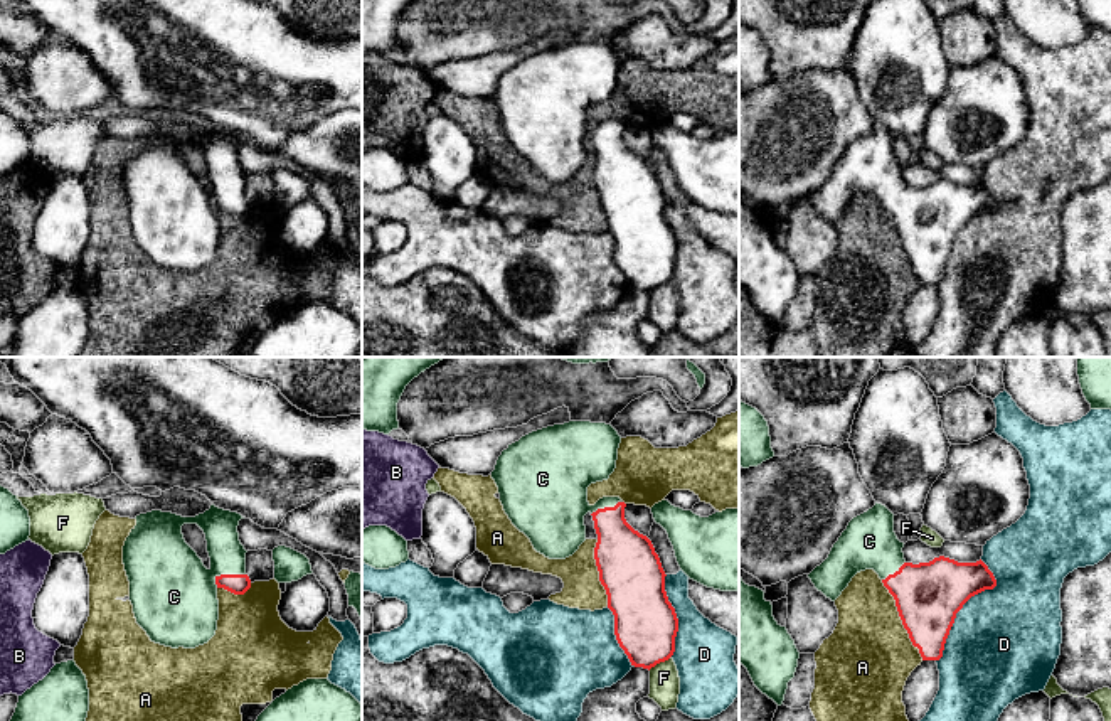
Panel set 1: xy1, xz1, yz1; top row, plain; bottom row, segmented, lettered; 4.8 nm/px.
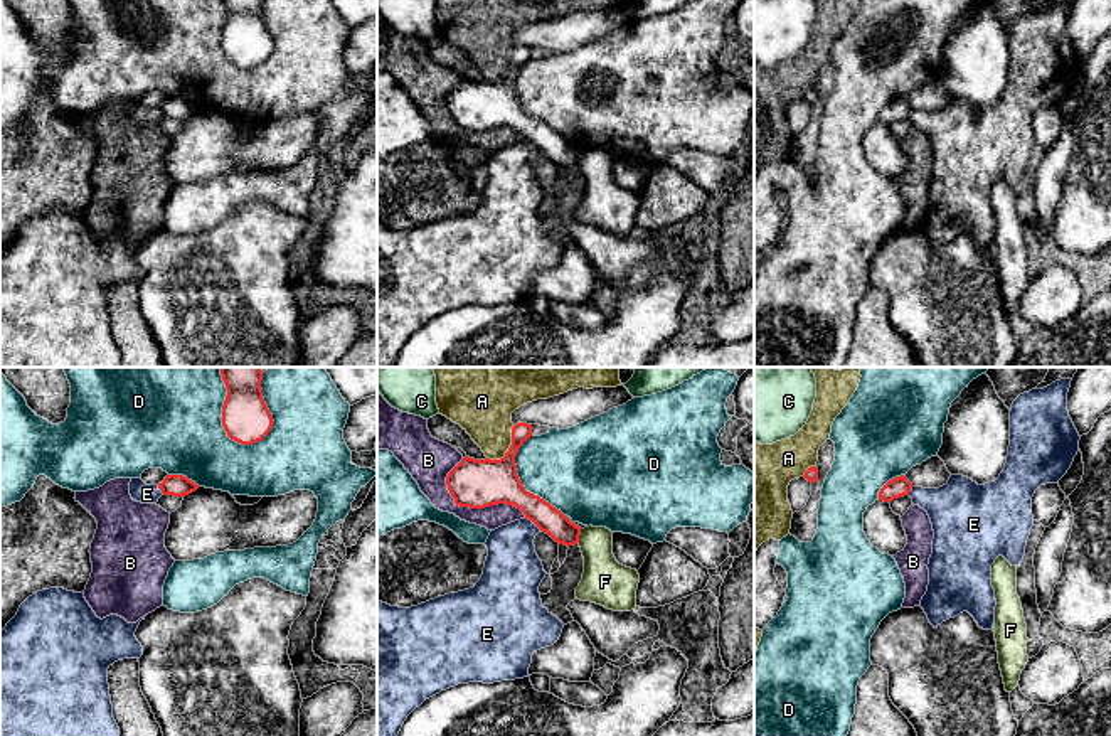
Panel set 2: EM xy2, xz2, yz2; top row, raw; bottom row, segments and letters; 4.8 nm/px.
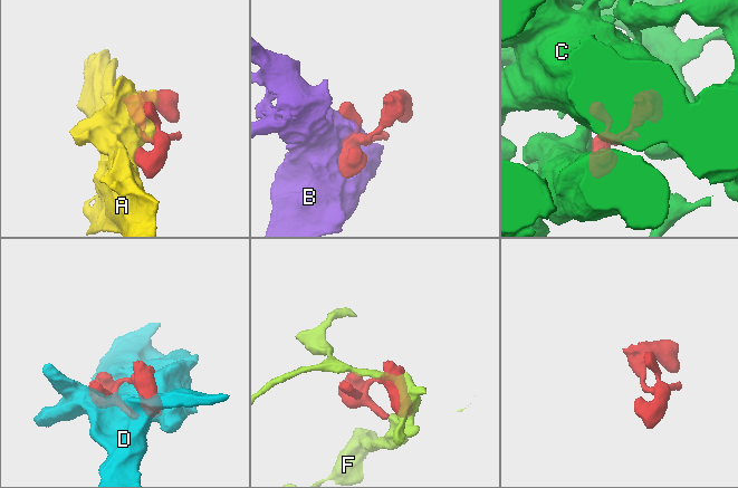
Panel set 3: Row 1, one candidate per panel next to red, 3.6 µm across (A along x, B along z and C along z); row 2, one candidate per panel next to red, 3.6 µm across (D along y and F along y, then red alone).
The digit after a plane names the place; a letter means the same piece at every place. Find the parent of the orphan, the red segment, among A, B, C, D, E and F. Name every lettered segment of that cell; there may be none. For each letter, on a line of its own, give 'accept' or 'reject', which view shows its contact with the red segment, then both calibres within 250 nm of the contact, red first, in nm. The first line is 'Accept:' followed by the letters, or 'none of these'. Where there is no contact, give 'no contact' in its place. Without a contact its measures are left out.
Accept: C
A: reject; meets red in yz1; 320 nm thick on the red side, 420 nm on the other
B: reject; meets red in xz2; 240 nm thick on the red side, 130 nm on the other
C: accept; meets red in xy1; 100 nm thick on the red side, 360 nm on the other
D: reject; meets red in xy2; 220 nm thick on the red side, 440 nm on the other
E: reject; meets red in xz2; 190 nm thick on the red side, 280 nm on the other
F: reject; meets red in xz1; 300 nm thick on the red side, 140 nm on the other

